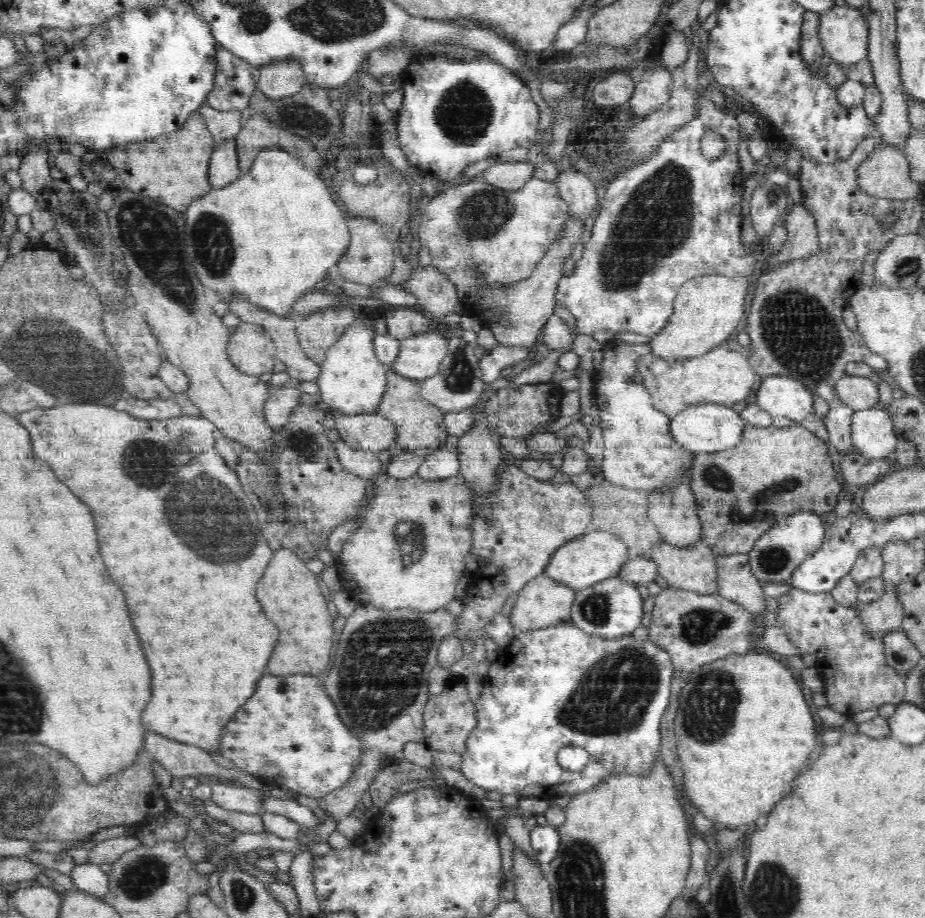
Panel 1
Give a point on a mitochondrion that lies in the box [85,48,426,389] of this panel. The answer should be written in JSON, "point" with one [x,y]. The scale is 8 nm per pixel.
{"point":[154,247]}

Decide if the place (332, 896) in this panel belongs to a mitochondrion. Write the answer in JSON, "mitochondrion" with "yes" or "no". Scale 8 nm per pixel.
{"mitochondrion":"no"}

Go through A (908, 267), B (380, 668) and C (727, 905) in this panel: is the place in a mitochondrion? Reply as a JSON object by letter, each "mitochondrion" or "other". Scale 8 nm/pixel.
{"A":"mitochondrion","B":"mitochondrion","C":"mitochondrion"}

